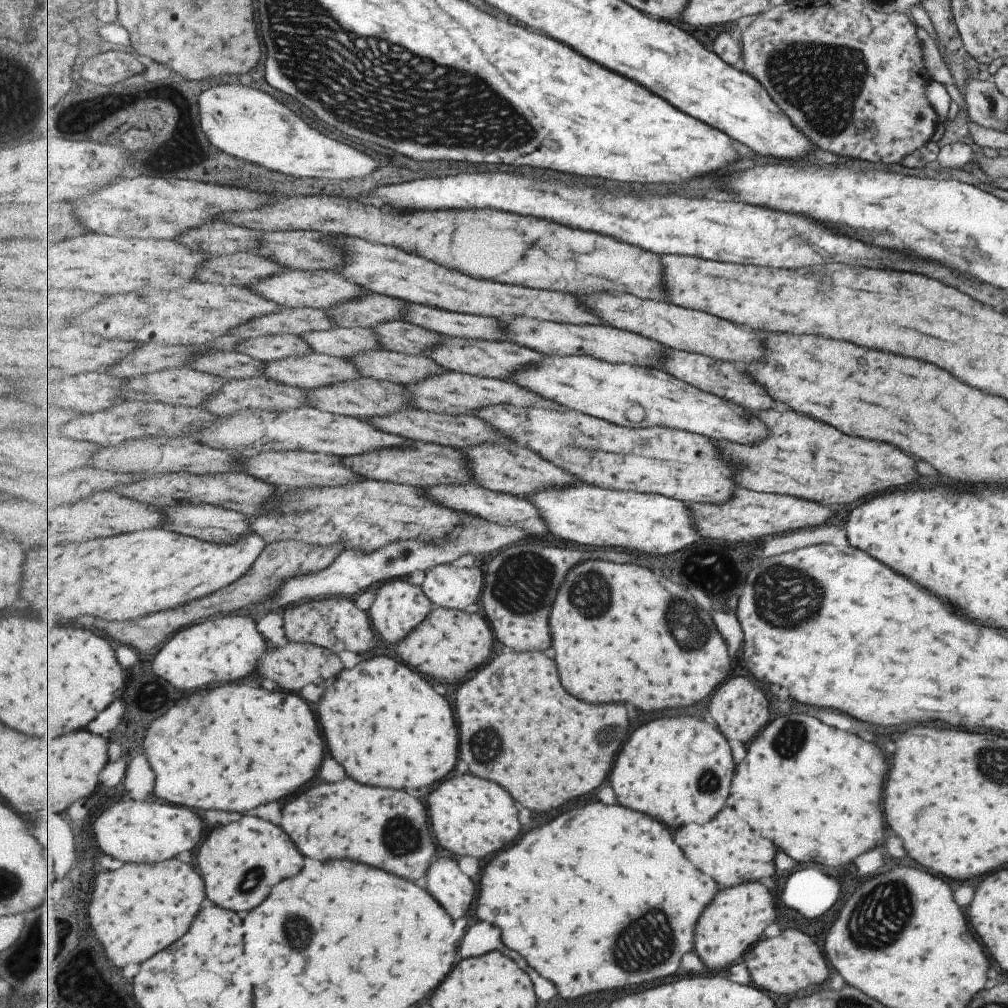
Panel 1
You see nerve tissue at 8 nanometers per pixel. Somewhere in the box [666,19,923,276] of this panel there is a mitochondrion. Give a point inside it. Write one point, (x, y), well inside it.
(821, 81)

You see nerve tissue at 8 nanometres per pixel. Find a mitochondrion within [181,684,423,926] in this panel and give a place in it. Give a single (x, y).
(254, 877)

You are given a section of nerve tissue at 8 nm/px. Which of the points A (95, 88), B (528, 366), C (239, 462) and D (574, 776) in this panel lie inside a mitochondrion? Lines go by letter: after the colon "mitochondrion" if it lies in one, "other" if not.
A: other
B: other
C: other
D: other

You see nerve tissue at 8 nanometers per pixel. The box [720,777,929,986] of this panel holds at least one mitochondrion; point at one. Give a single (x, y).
(876, 918)

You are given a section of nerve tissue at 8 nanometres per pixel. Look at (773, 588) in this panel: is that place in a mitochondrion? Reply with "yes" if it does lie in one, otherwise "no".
yes

